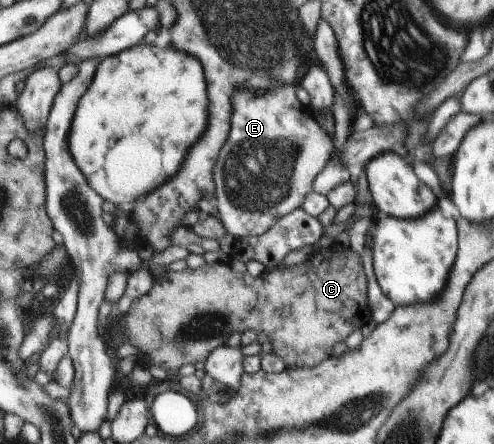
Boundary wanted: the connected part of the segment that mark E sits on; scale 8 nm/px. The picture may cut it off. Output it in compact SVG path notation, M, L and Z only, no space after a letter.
M276 83L267 91L266 89L256 89L254 87L238 87L234 91L234 96L231 98L233 104L233 117L231 118L232 132L228 135L228 144L223 146L221 150L213 173L216 185L215 198L217 199L219 218L223 222L227 233L231 234L237 242L248 237L259 237L263 235L265 232L268 232L280 218L302 207L306 197L314 190L312 186L314 186L316 176L323 172L324 167L329 163L335 152L335 142L332 140L329 132L326 132L326 129L317 121L314 108L312 108L311 104L305 105L300 102L300 98L296 96L296 88L297 86L292 83Z

